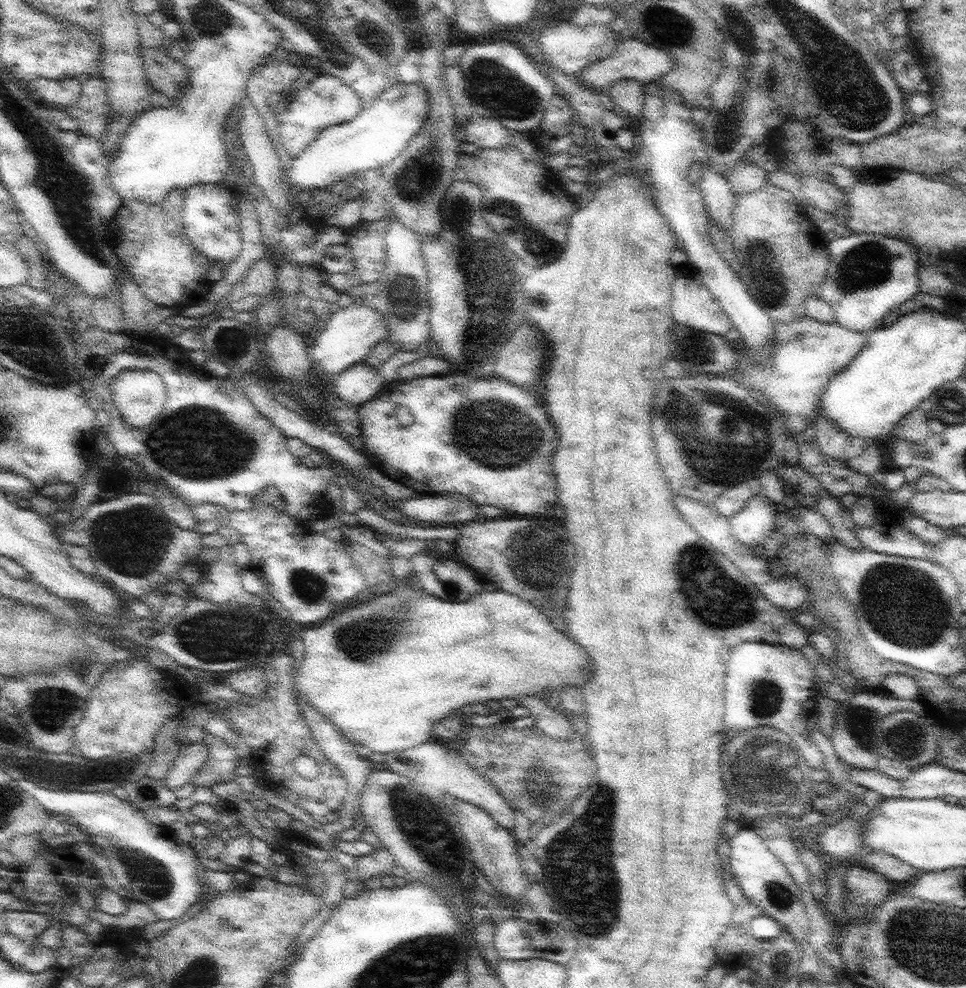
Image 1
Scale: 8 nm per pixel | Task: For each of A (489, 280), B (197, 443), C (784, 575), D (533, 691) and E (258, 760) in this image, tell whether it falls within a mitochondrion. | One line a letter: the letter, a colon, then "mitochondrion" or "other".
A: mitochondrion
B: mitochondrion
C: other
D: other
E: other

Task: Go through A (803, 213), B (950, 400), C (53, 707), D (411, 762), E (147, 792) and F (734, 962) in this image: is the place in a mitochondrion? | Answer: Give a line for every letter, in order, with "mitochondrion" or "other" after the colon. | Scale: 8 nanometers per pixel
A: other
B: mitochondrion
C: mitochondrion
D: mitochondrion
E: other
F: other

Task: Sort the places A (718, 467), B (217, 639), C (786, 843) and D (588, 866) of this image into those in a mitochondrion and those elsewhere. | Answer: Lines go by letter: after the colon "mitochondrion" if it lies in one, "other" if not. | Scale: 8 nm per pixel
A: mitochondrion
B: mitochondrion
C: other
D: mitochondrion

